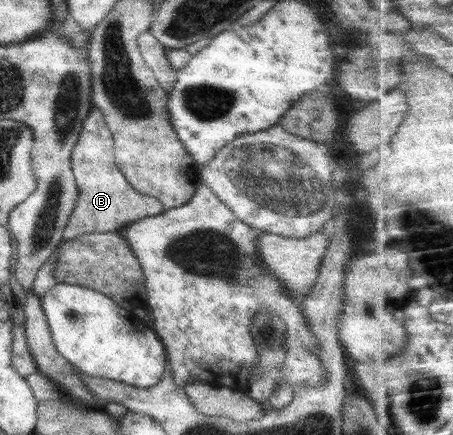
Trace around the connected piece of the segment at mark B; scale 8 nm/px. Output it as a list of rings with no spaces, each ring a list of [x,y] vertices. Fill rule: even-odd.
[[[92,107],[83,122],[71,154],[71,169],[79,190],[74,211],[63,232],[64,241],[94,232],[118,231],[120,227],[148,216],[165,212],[164,205],[154,197],[140,194],[122,174],[114,158],[114,143],[102,112]]]

